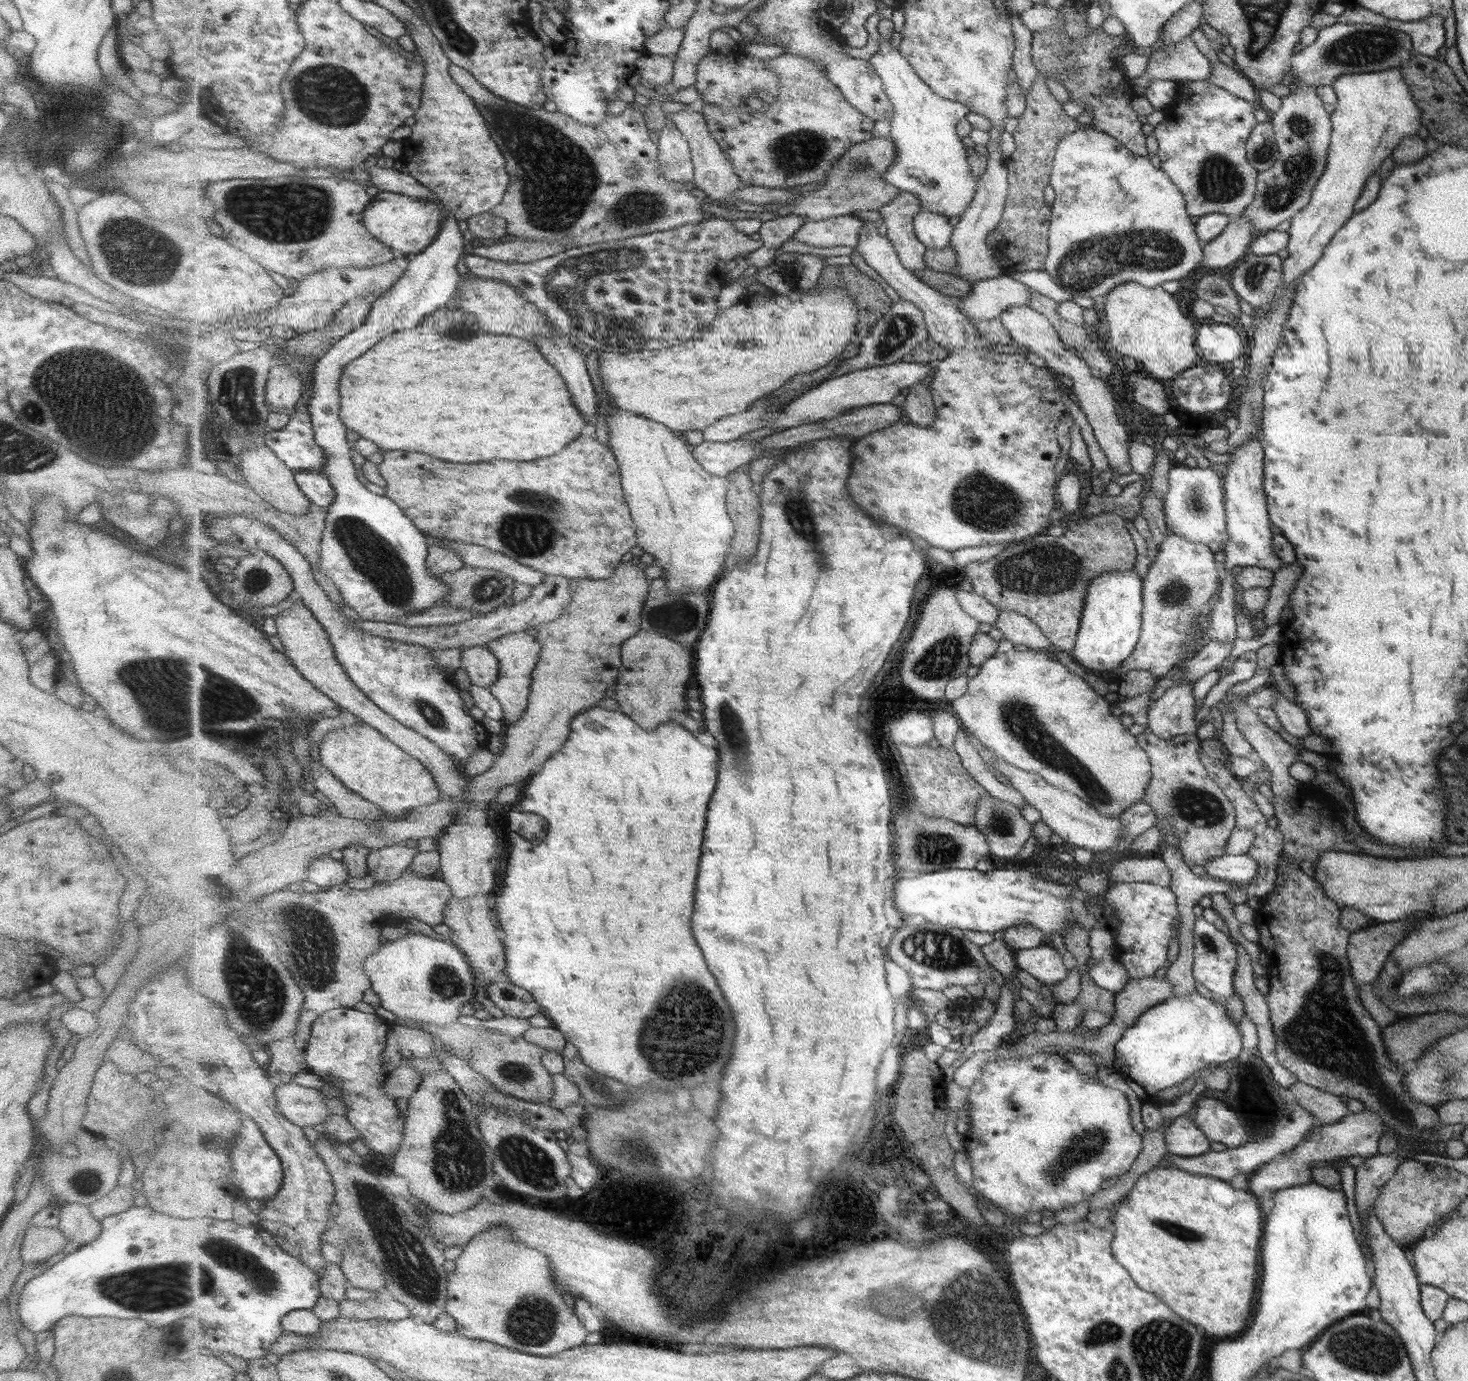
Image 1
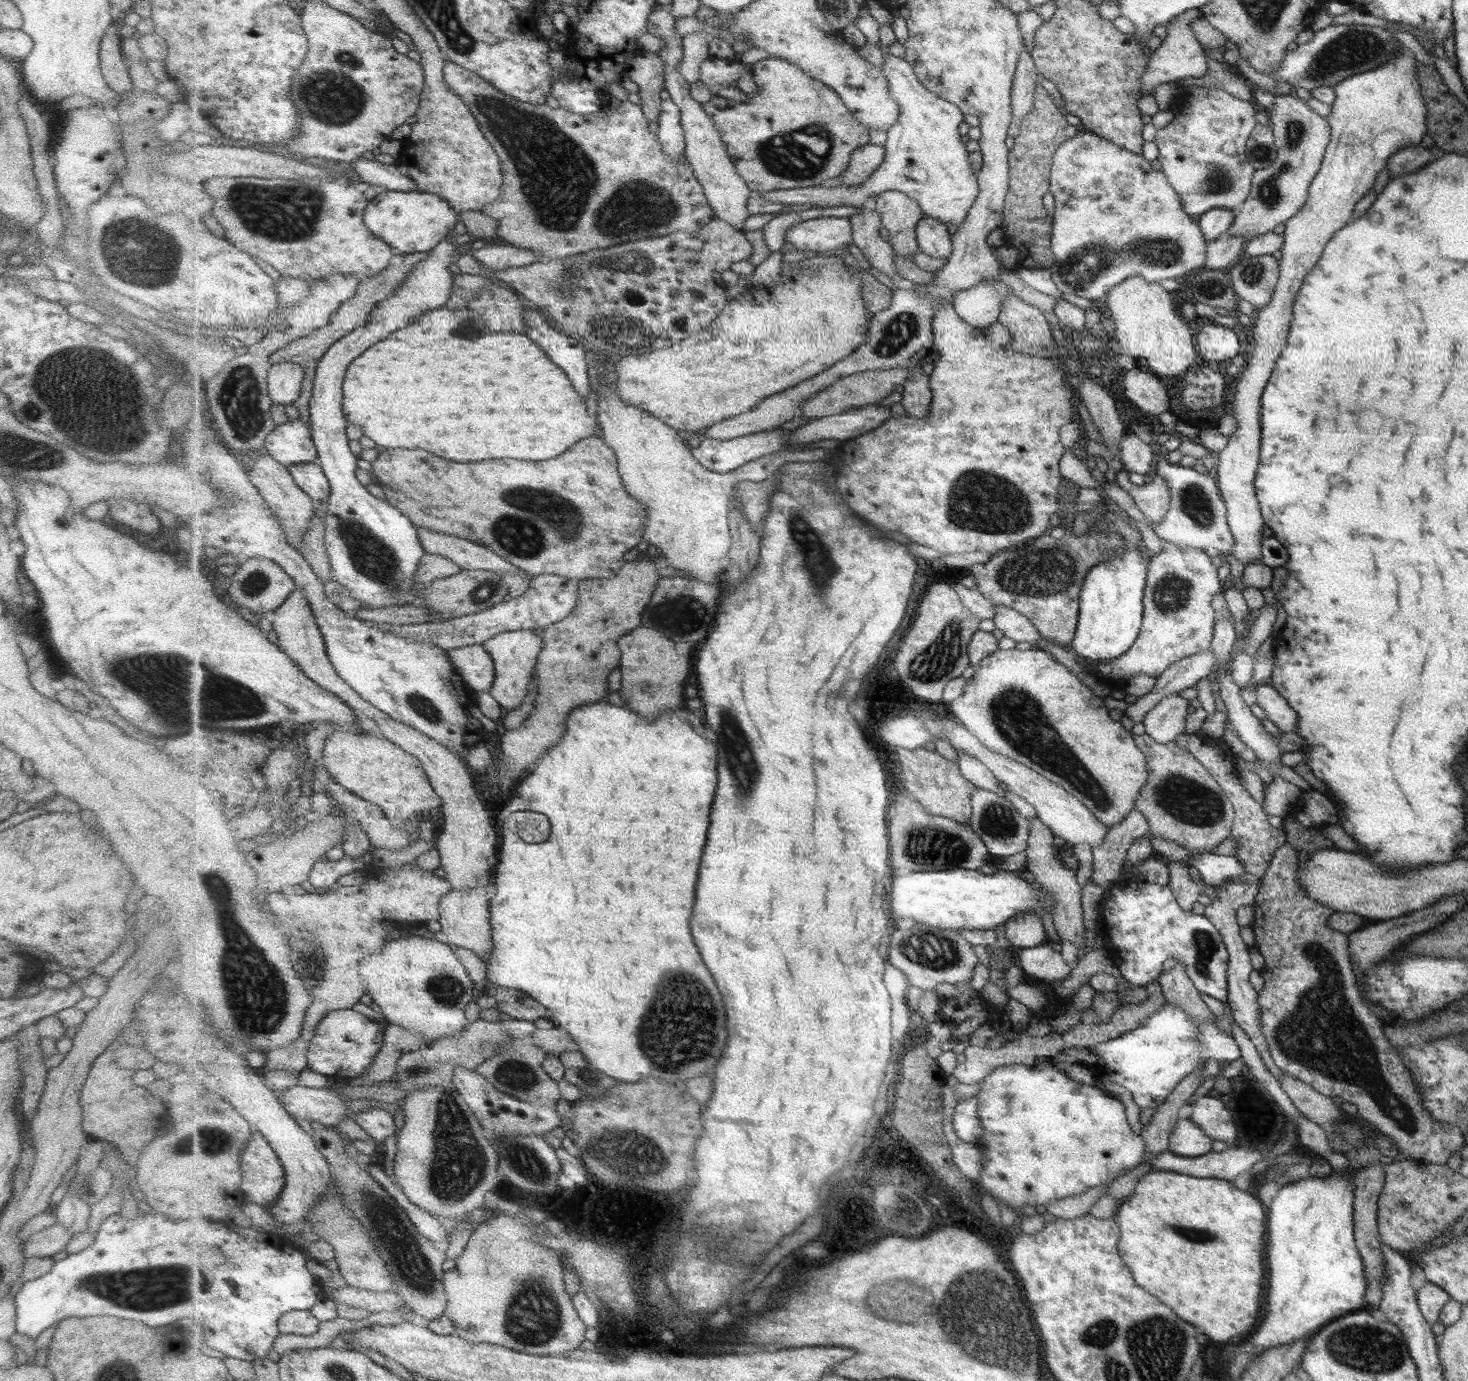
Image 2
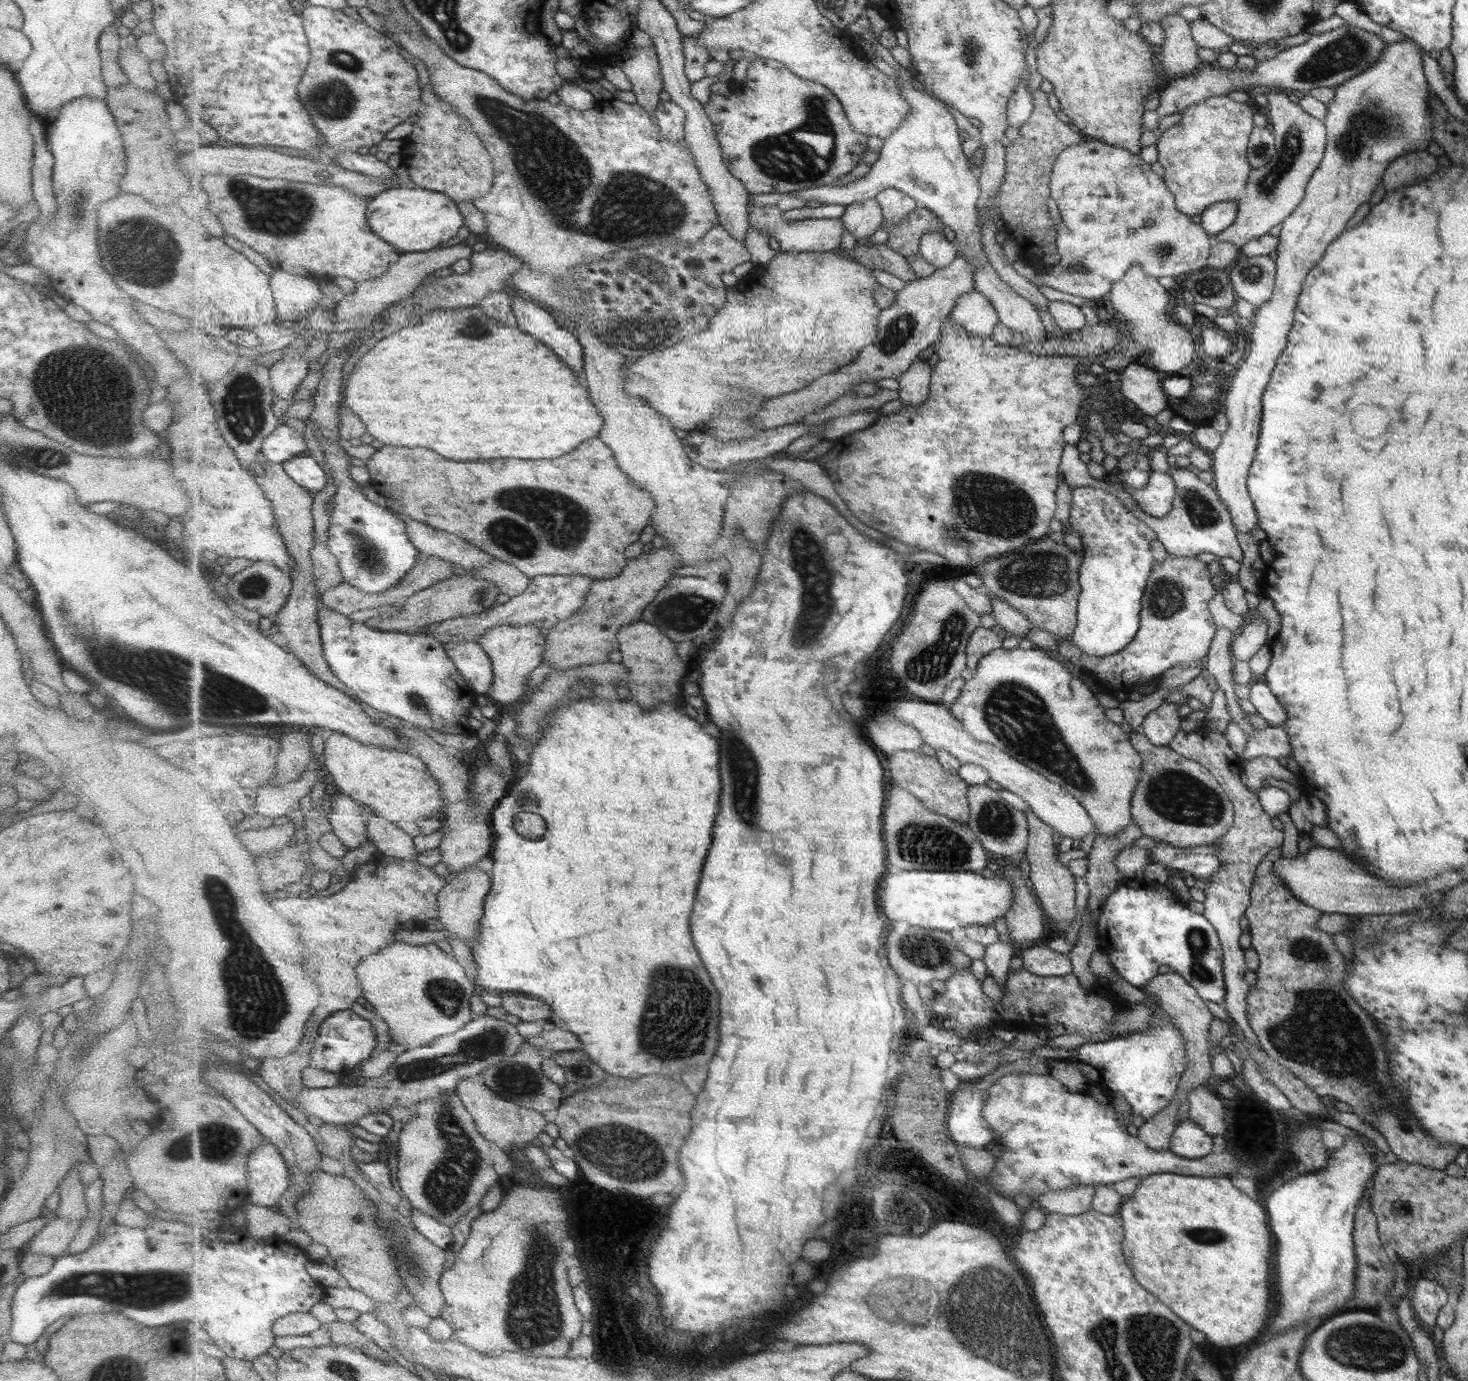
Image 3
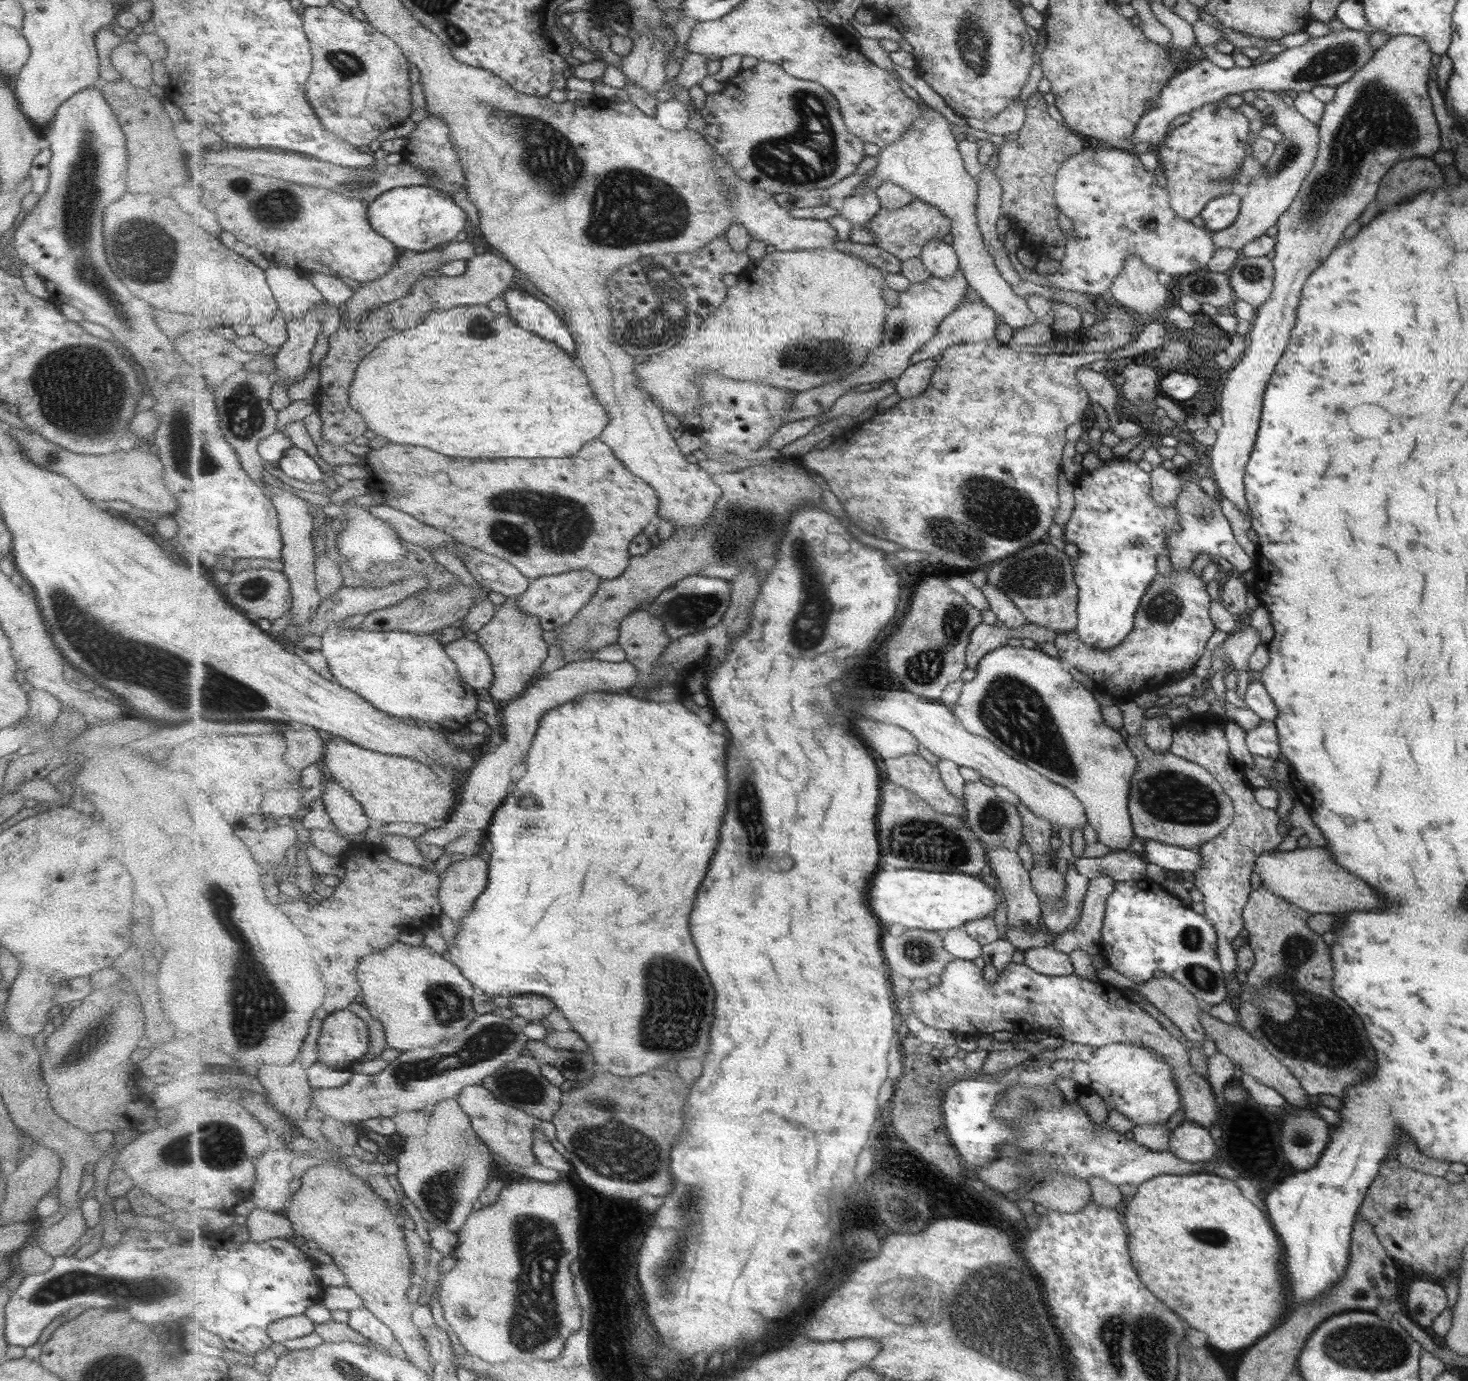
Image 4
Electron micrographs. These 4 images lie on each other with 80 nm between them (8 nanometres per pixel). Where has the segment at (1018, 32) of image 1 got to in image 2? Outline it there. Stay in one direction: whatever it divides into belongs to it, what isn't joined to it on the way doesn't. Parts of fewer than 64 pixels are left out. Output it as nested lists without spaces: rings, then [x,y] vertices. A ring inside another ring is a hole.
[[[1023,44],[1022,52],[1019,53],[1018,66],[1015,69],[1013,90],[1010,93],[1010,110],[1012,111],[1013,121],[1020,121],[1022,118],[1025,118],[1026,114],[1029,114],[1029,111],[1032,109],[1032,104],[1034,101],[1034,87],[1037,85],[1038,80],[1040,79],[1039,74],[1034,65],[1034,61],[1031,58],[1031,55],[1025,51]]]

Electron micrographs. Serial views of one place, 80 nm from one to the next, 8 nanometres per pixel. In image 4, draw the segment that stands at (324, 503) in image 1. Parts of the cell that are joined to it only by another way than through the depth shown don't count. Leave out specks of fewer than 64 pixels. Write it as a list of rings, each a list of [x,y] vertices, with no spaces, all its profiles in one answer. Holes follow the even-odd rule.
[[[295,445],[286,450],[278,466],[290,478],[298,481],[313,484],[322,482],[323,479],[323,472],[319,464],[306,450]]]

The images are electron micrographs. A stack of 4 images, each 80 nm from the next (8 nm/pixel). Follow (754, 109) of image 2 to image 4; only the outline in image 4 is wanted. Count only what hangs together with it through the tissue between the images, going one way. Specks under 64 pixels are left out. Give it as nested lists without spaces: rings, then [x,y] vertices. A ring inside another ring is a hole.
[[[765,60],[758,61],[754,67],[741,69],[736,76],[728,78],[725,83],[725,90],[707,95],[705,106],[700,111],[702,119],[706,122],[704,130],[705,140],[735,169],[737,175],[743,180],[750,182],[756,189],[768,190],[774,195],[793,192],[799,198],[797,200],[799,204],[815,204],[817,202],[817,192],[815,190],[826,189],[829,186],[833,186],[833,184],[837,184],[837,182],[841,182],[843,178],[847,178],[849,174],[856,172],[859,164],[863,162],[863,158],[865,158],[865,142],[859,136],[851,134],[840,110],[838,98],[835,98],[835,95],[830,90],[827,90],[826,86],[818,82],[795,78],[794,75],[789,74],[782,66],[777,66],[774,62],[767,62]]]

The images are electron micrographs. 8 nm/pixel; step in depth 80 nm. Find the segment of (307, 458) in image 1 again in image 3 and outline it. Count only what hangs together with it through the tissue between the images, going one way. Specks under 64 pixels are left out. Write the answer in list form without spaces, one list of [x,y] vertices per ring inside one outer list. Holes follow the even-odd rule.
[[[281,425],[264,440],[261,455],[263,461],[283,464],[301,453],[308,453],[303,434]]]

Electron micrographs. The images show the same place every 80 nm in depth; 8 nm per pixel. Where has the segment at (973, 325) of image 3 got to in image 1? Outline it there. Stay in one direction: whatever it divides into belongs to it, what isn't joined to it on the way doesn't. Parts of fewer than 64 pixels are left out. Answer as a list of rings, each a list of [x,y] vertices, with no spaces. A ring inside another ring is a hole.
[[[1009,275],[976,282],[971,292],[959,298],[958,307],[968,318],[993,320],[1011,306],[1025,305],[1029,298],[1027,286]]]

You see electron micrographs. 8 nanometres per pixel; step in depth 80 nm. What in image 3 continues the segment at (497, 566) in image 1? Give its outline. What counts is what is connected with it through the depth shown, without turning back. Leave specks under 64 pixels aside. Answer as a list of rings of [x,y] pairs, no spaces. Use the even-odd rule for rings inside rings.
[[[388,507],[397,518],[405,521],[406,531],[410,541],[417,550],[427,556],[439,557],[457,563],[466,571],[477,567],[491,566],[495,560],[493,556],[481,550],[469,541],[459,538],[455,533],[436,529],[424,522],[415,520]]]

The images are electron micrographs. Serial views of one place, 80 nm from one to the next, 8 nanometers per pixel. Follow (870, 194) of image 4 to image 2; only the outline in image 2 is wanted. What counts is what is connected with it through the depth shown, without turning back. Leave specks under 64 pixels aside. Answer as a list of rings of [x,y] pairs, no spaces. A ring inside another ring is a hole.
[[[874,205],[863,207],[863,211],[850,216],[854,230],[853,241],[864,252],[872,266],[893,280],[895,288],[918,291],[919,284],[898,274],[894,265],[895,250],[892,244],[881,238],[882,215]]]

